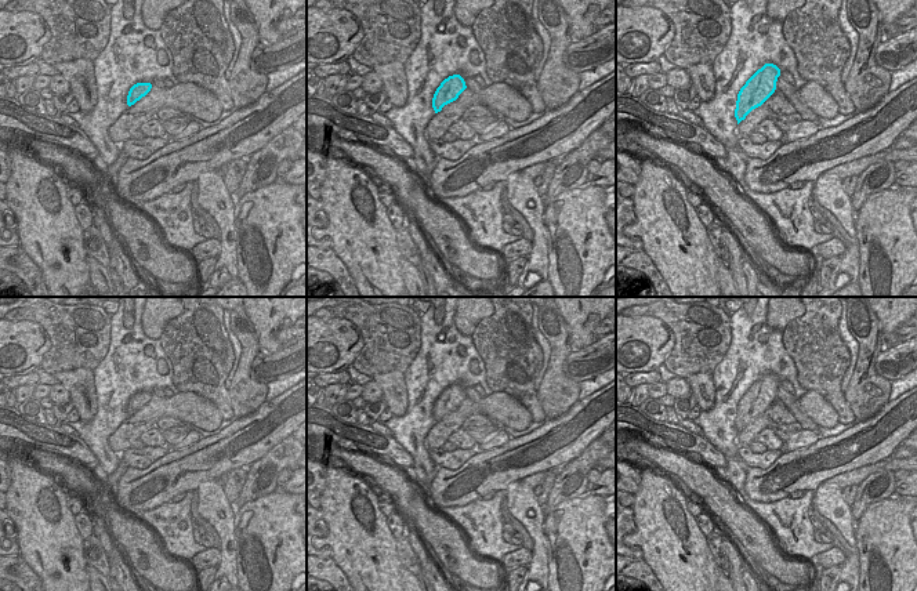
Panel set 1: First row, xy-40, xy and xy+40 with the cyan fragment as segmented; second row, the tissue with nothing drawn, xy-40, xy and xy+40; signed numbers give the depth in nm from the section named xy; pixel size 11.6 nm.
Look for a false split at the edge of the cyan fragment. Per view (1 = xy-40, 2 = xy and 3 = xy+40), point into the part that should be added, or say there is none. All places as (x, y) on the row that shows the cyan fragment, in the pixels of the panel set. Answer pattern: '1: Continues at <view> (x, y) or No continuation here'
1: No continuation here
2: No continuation here
3: No continuation here.

